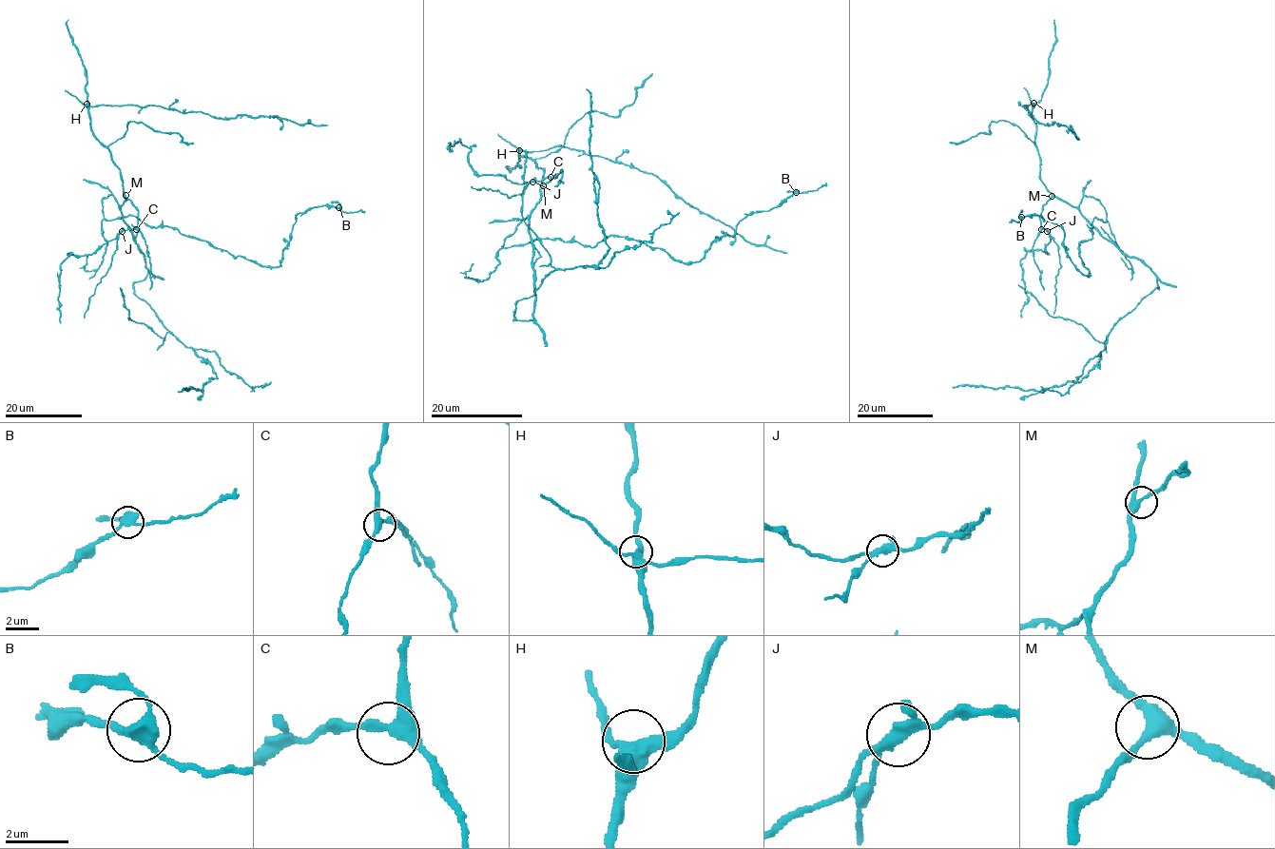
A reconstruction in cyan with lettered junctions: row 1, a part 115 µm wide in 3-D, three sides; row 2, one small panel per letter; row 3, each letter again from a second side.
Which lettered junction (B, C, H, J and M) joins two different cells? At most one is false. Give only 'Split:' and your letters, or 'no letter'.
Split: J

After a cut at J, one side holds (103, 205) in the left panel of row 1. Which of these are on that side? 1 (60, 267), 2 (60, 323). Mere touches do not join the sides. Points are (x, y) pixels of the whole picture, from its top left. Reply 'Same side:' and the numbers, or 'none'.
Same side: none

